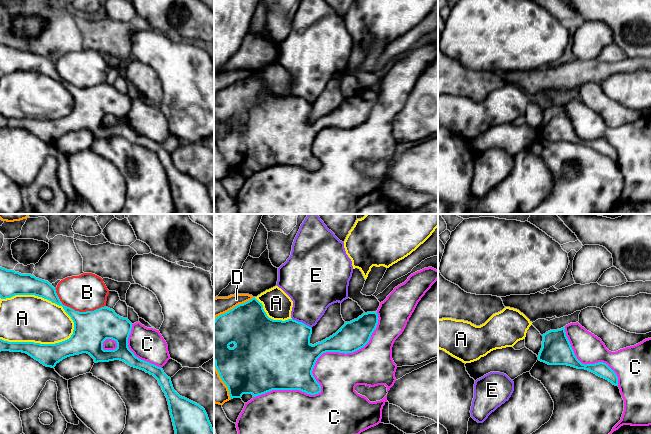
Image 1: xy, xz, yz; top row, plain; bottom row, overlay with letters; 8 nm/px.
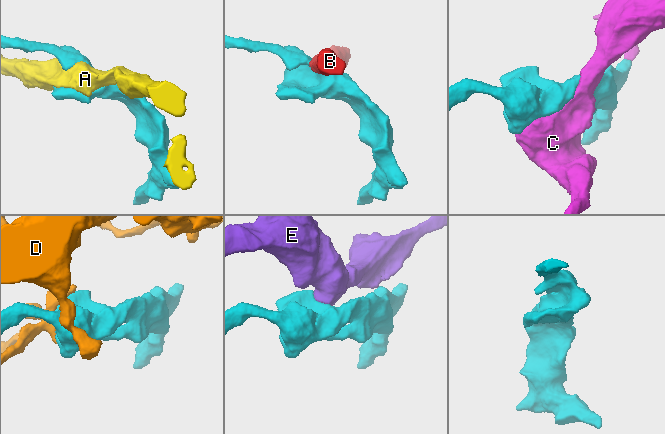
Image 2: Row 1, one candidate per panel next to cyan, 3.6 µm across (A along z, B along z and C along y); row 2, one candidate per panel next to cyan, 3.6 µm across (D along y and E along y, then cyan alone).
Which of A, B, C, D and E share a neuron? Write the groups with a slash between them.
A / B / C / D / E

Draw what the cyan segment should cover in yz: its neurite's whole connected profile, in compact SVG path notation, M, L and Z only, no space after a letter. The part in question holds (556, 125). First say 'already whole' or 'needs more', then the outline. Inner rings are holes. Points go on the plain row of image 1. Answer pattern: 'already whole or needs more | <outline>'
already whole | M565 103L550 106L542 112L542 124L538 131L539 137L548 141L567 141L577 145L585 145L618 162L616 149L606 139L598 138L585 141L577 135L566 112Z

